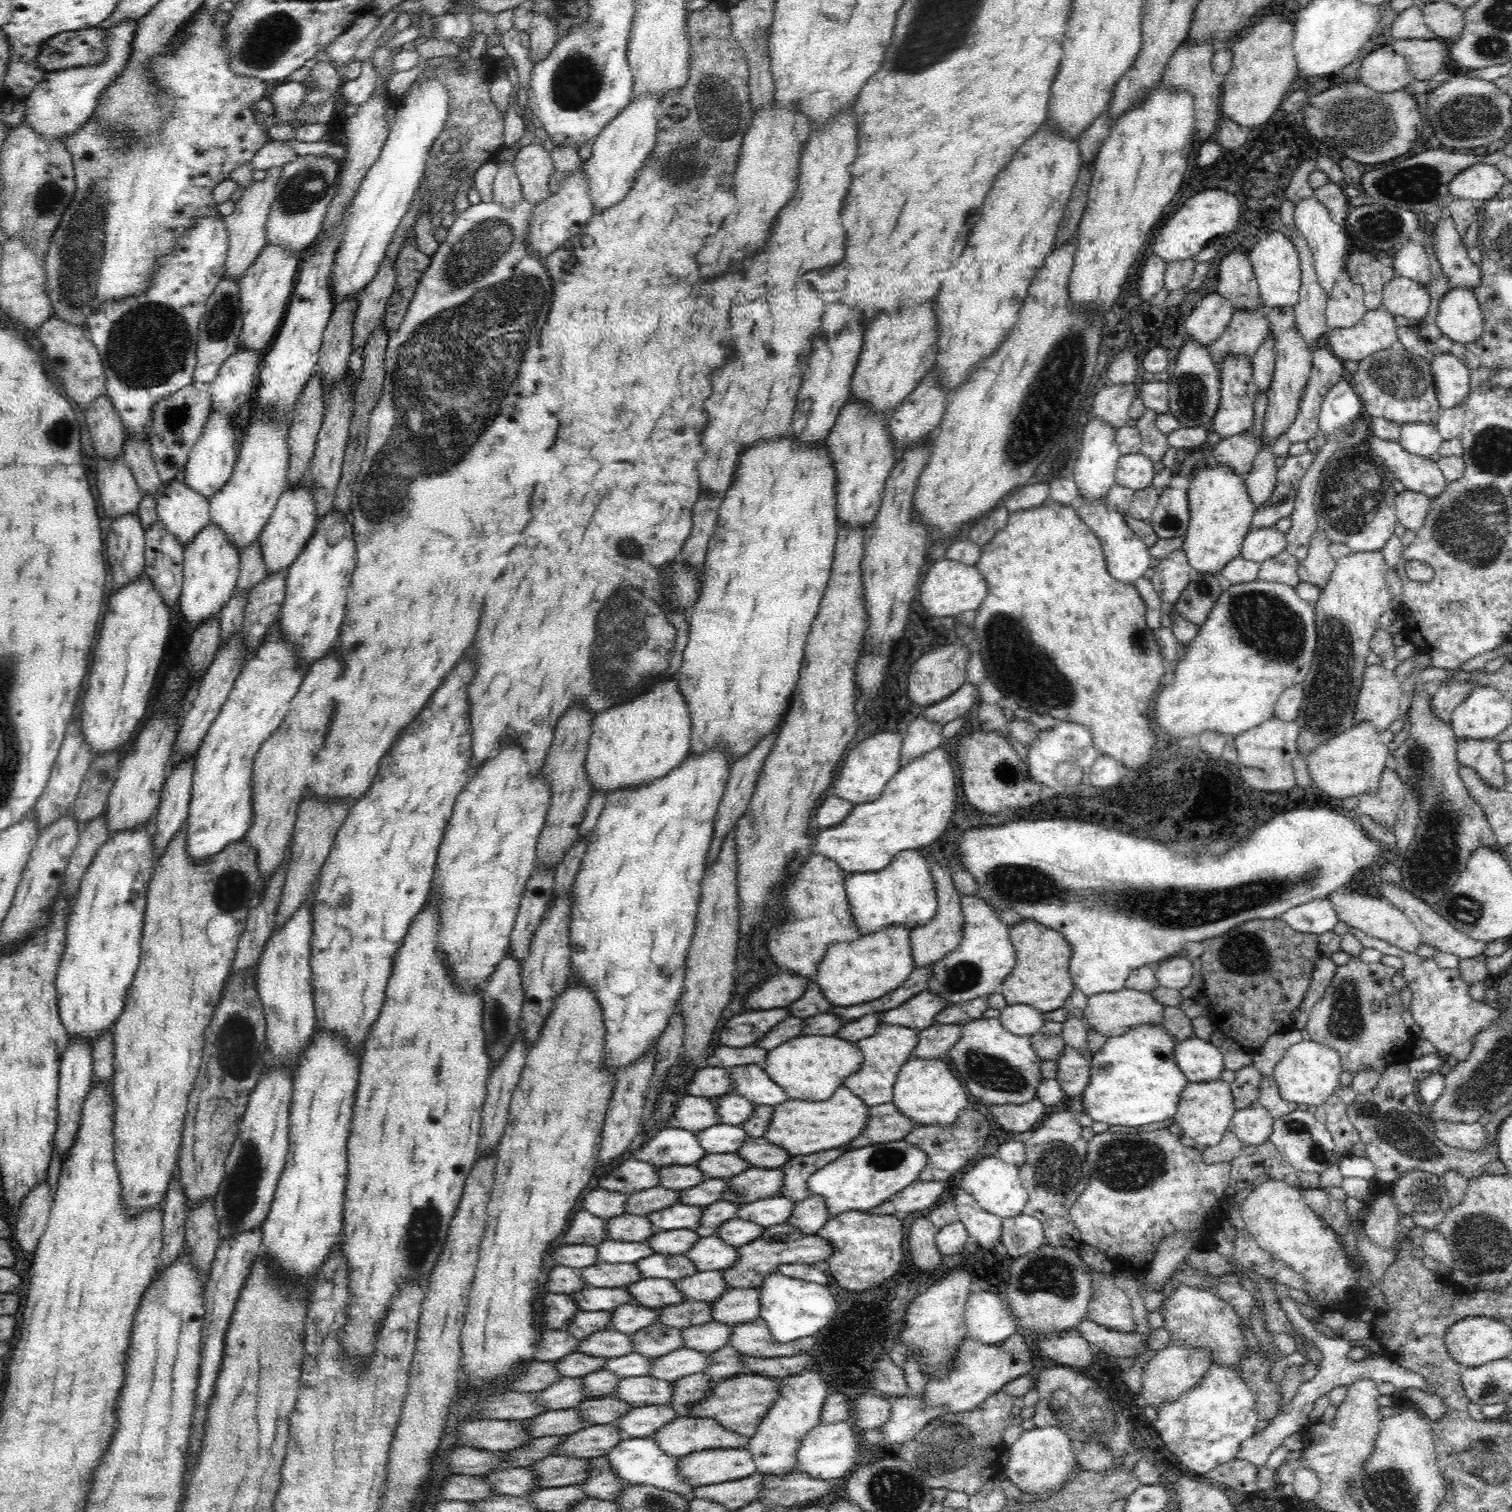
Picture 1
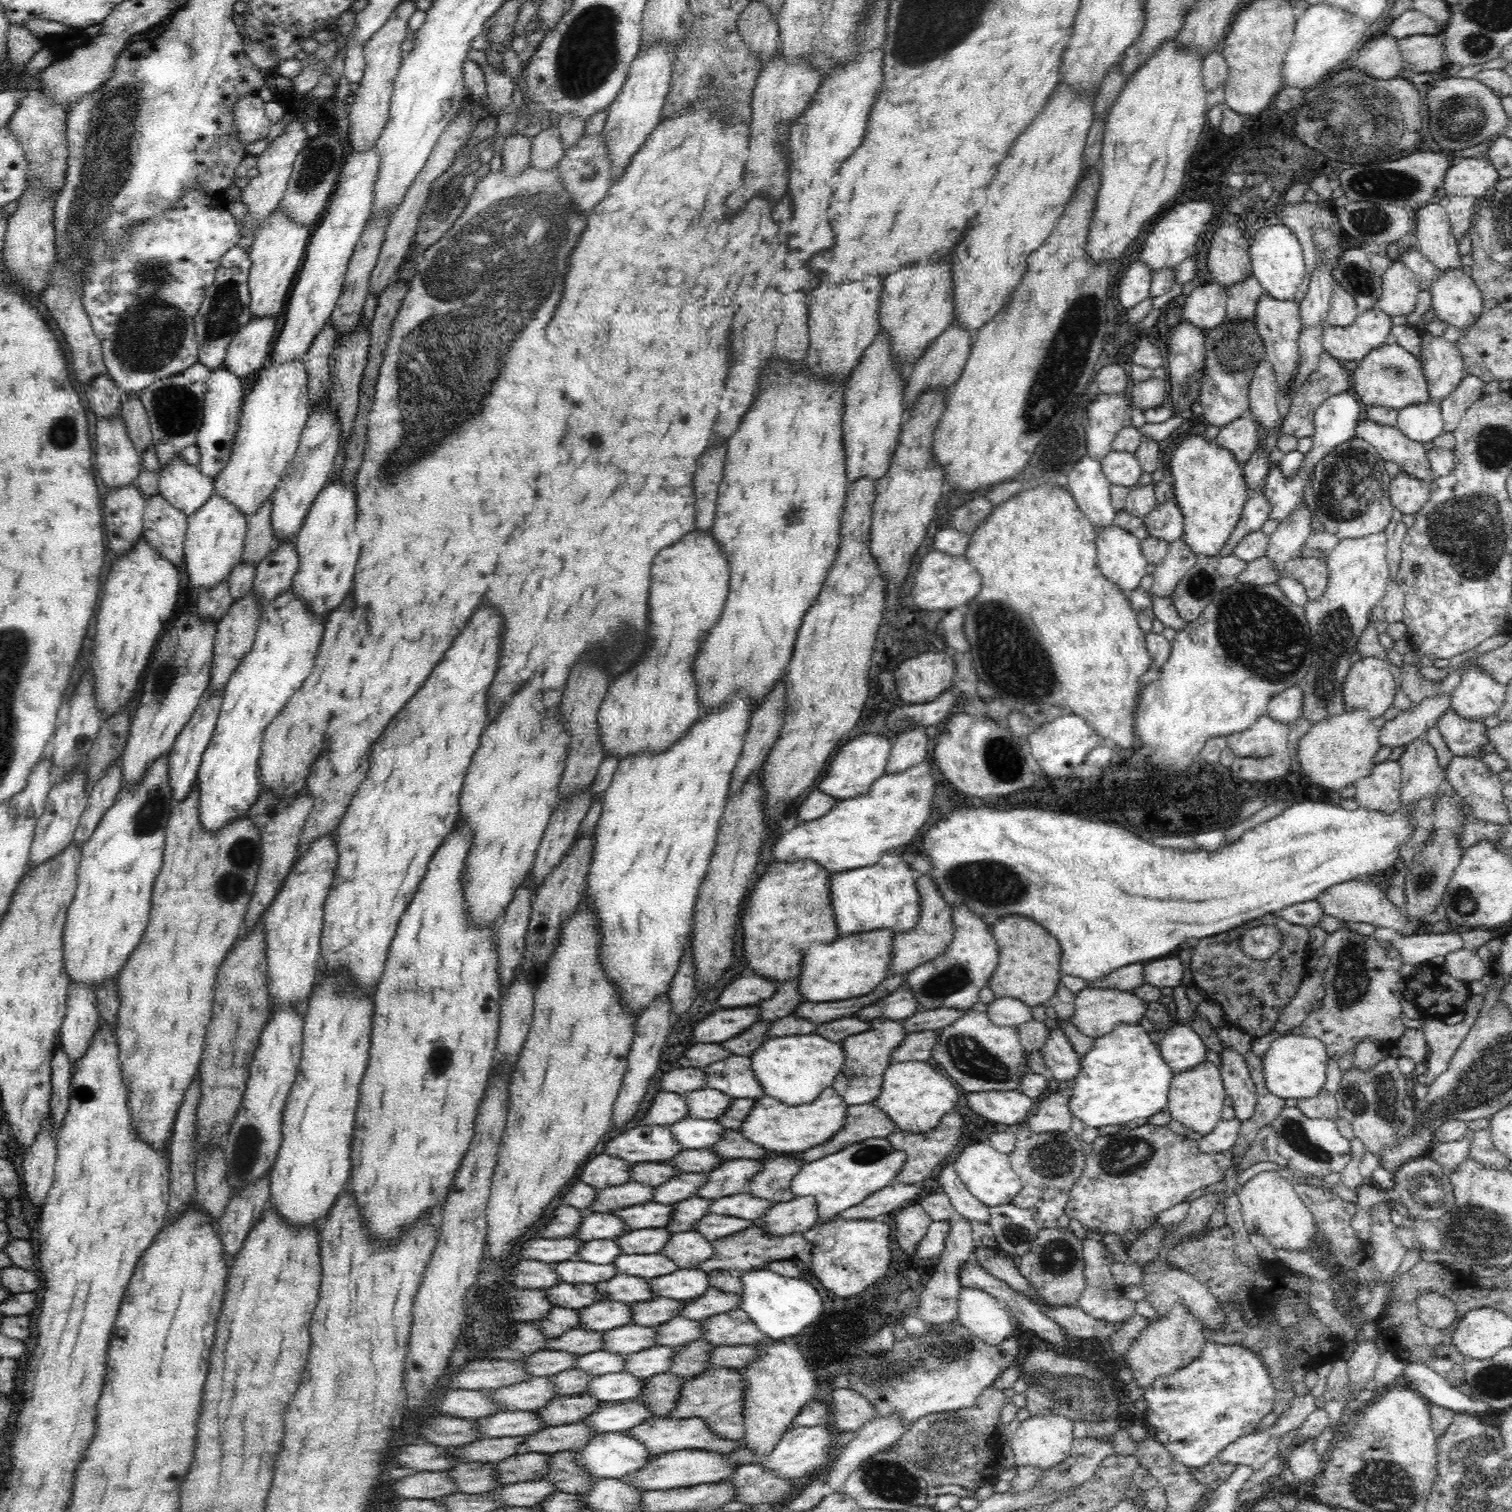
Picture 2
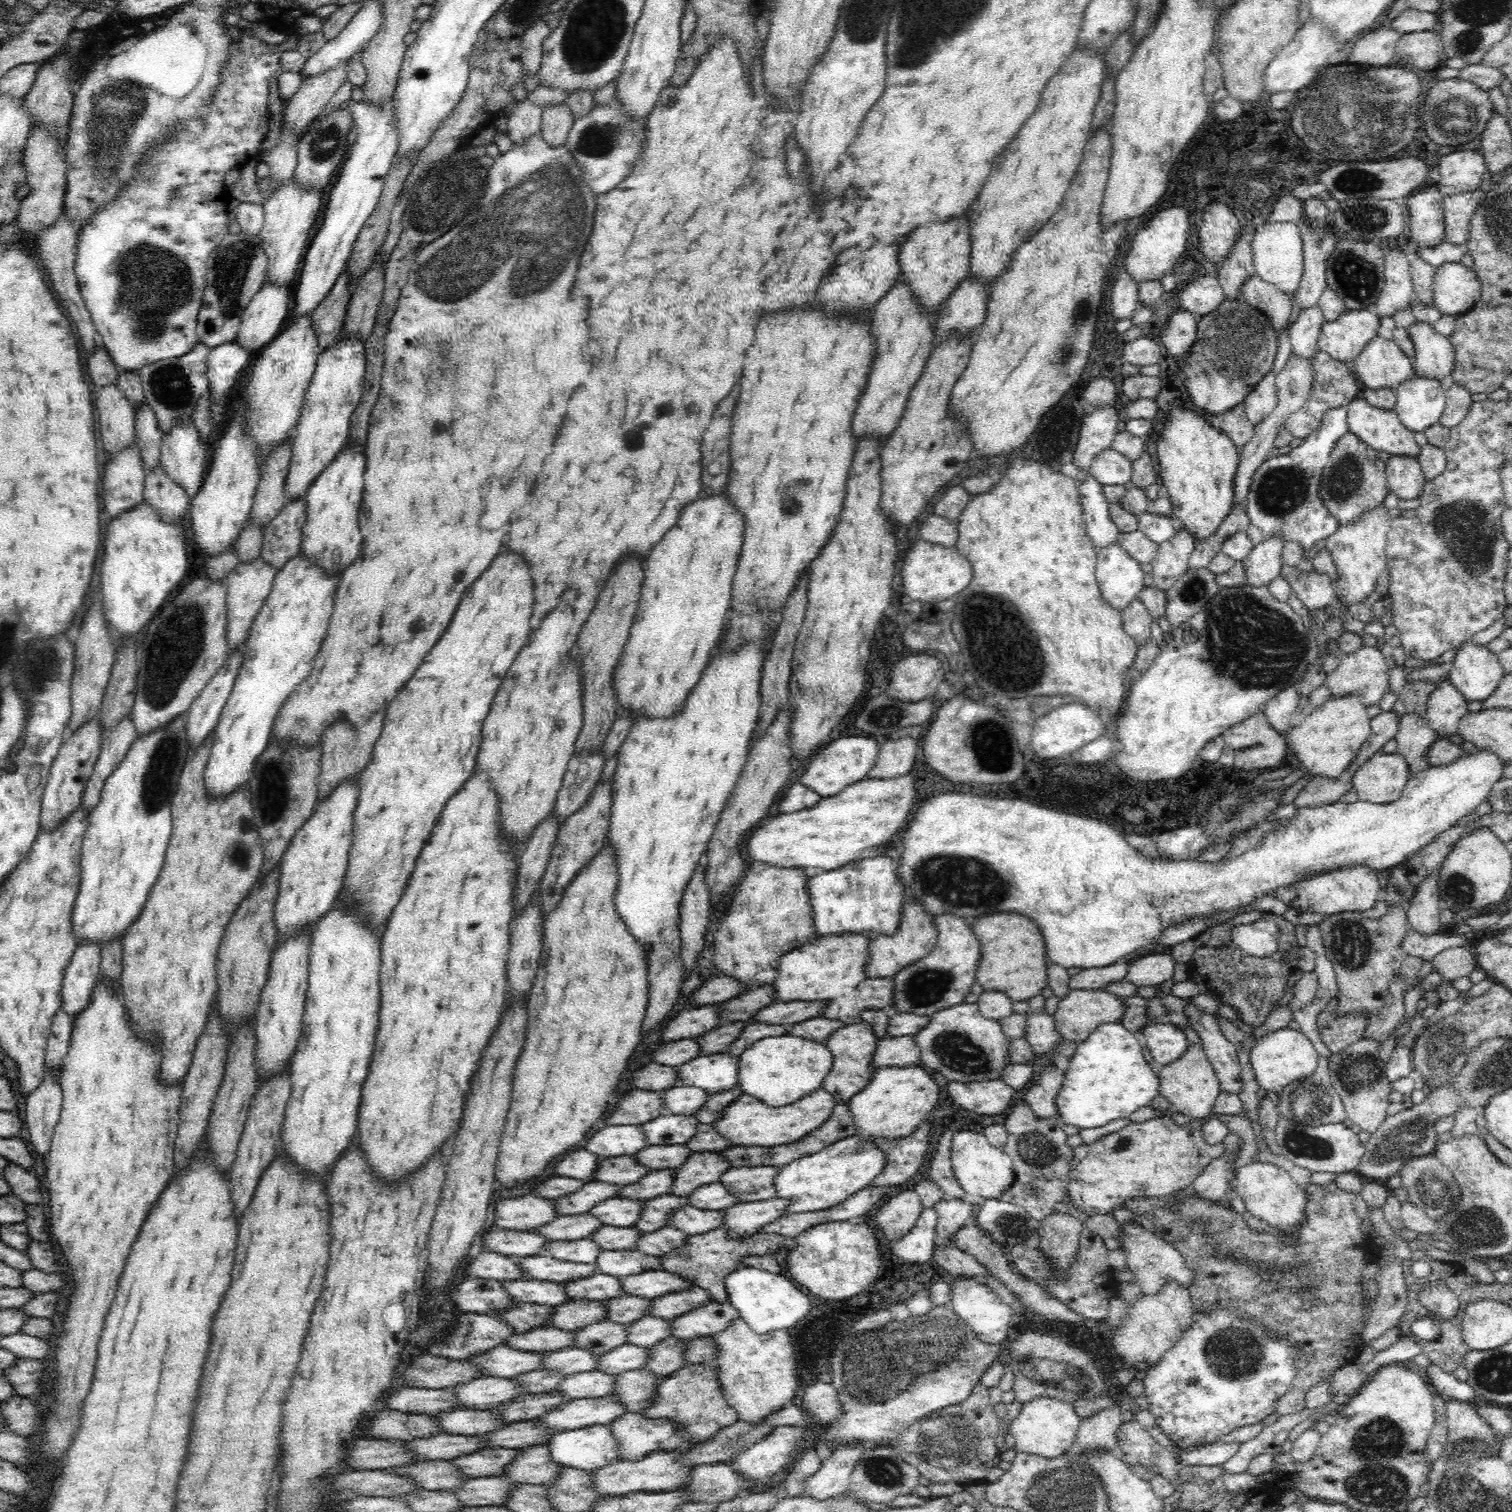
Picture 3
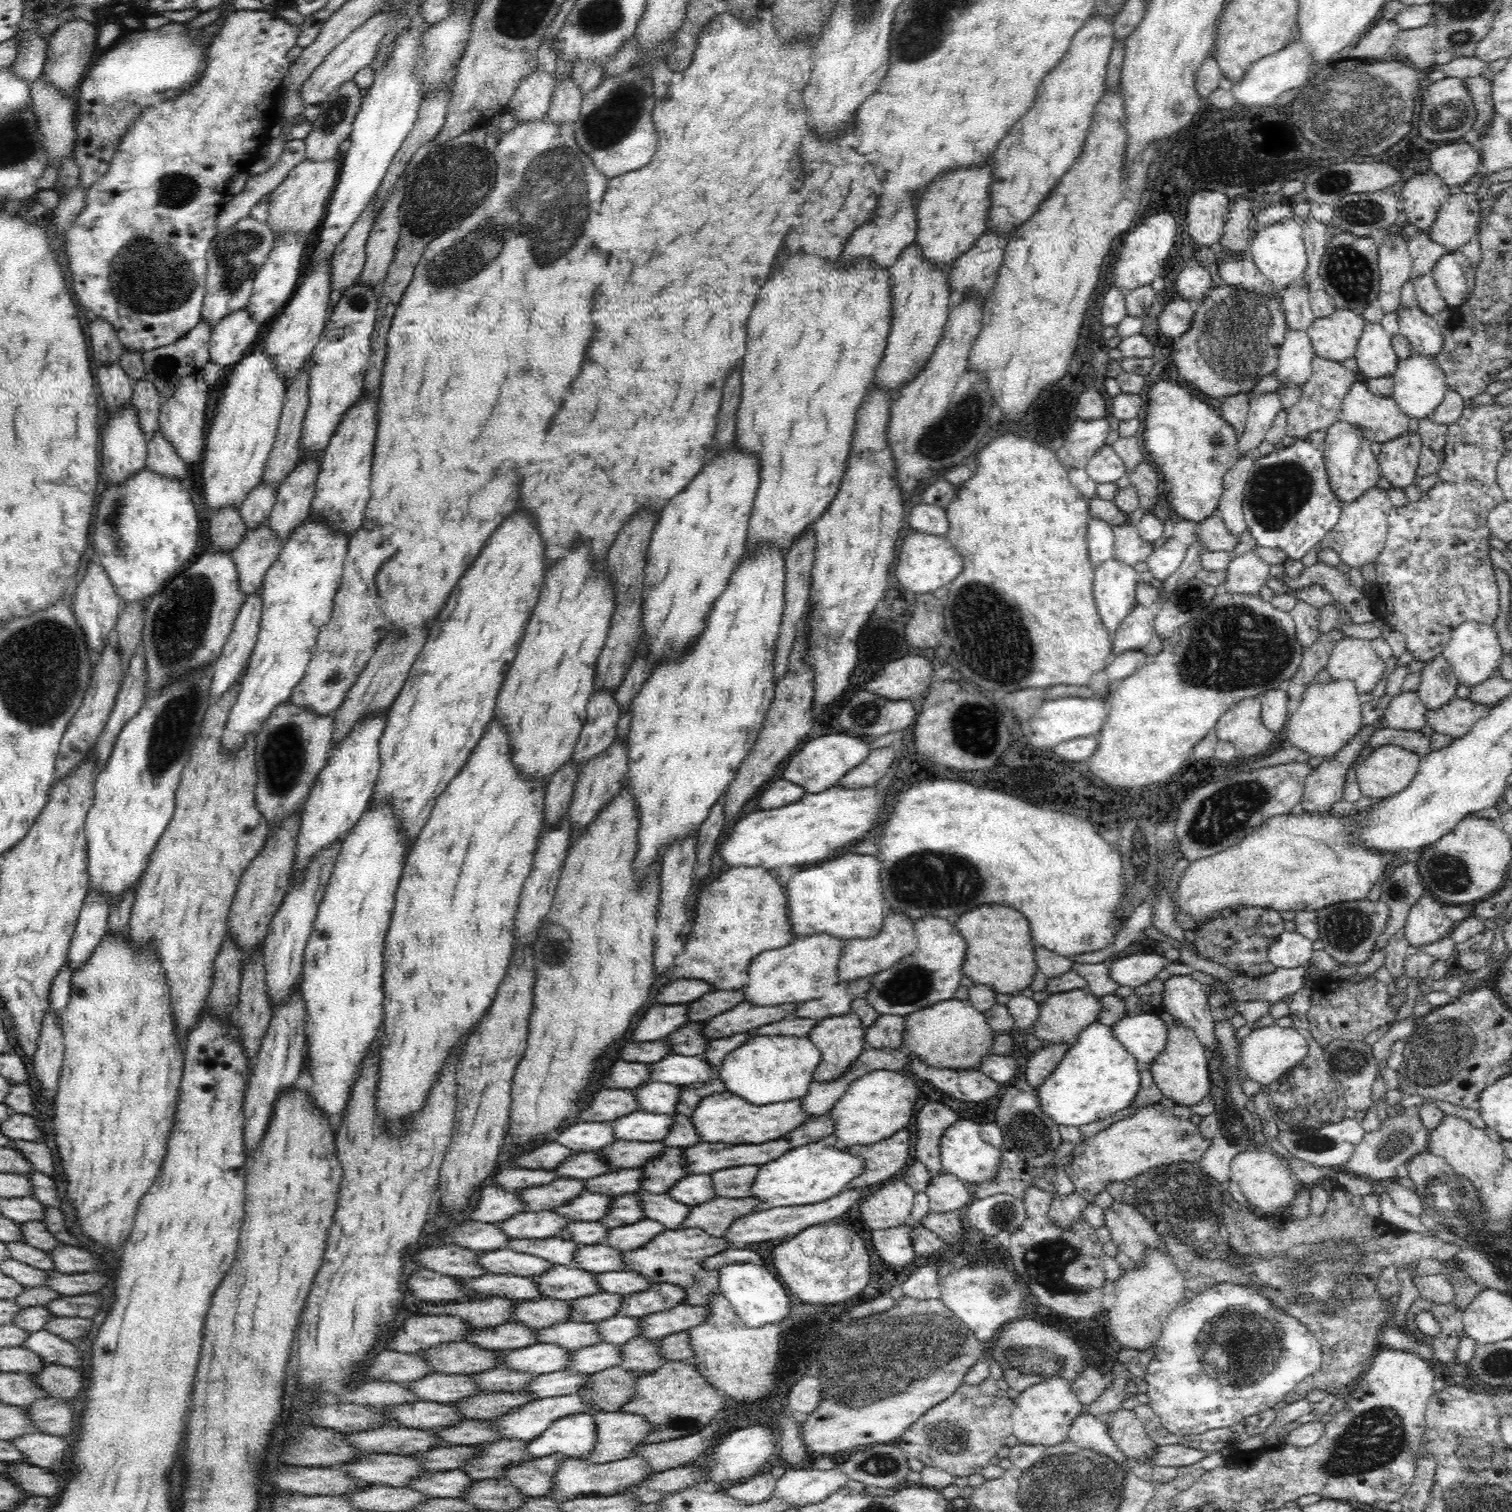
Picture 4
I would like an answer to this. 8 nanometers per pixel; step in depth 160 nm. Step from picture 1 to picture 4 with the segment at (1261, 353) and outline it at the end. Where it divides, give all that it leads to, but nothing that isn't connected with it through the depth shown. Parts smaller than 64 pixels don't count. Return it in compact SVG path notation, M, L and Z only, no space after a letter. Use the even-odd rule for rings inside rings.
M1275 392L1251 394L1245 429L1237 442L1241 457L1246 456L1246 452L1257 450L1281 410L1281 397Z

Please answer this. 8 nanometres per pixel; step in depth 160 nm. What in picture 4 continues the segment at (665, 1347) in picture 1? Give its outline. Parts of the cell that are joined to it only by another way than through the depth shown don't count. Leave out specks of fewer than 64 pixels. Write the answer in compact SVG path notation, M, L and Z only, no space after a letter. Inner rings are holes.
M571 1321L536 1330L536 1337L542 1343L556 1344L570 1352L602 1342L602 1337L596 1333L596 1324Z

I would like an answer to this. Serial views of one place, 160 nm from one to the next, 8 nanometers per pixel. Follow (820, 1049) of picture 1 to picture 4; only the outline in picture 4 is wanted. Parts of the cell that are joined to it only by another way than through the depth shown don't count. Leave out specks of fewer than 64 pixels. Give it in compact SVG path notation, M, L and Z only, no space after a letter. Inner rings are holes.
M755 1036L751 1039L748 1039L748 1042L745 1042L742 1046L736 1048L736 1050L732 1050L724 1056L724 1060L722 1060L719 1065L719 1079L725 1084L725 1090L732 1092L732 1094L737 1094L744 1101L750 1102L755 1106L767 1106L770 1104L780 1103L784 1101L797 1100L802 1099L805 1094L808 1092L809 1086L813 1081L813 1074L817 1069L817 1066L821 1062L821 1054L818 1048L814 1046L814 1043L811 1041L809 1037L806 1038L798 1038L797 1036Z

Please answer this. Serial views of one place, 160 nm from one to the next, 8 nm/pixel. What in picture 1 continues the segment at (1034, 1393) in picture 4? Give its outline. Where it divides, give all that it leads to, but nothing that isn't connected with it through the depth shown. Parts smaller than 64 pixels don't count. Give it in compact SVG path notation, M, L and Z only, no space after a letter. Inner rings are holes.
M1056 1426L1026 1429L1007 1450L1003 1471L1022 1493L1037 1495L1057 1491L1067 1482L1067 1476L1077 1463L1072 1439Z

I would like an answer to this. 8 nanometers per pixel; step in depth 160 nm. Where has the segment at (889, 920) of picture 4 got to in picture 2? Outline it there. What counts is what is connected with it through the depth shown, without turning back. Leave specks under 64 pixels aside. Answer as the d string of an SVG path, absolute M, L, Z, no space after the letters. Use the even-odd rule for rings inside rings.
M918 874L918 895L920 895L920 914L916 926L908 932L894 933L892 943L892 975L909 974L918 966L931 961L942 954L952 942L954 925L952 922L951 908L936 889L933 878L927 874Z

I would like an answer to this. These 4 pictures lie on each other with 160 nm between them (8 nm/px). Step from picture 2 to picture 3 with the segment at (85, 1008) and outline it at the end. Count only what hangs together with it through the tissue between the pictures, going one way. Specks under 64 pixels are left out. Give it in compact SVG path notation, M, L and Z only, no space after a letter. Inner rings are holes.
M80 941L65 970L62 983L62 1004L73 1018L90 1002L94 985L100 975L101 946L94 941Z

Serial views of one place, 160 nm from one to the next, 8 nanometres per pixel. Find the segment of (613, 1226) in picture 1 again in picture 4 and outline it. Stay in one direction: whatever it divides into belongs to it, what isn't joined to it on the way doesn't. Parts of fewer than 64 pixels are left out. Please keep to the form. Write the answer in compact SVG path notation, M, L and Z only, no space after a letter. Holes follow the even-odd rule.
M553 1210L524 1211L497 1222L496 1226L510 1238L554 1238L570 1221Z

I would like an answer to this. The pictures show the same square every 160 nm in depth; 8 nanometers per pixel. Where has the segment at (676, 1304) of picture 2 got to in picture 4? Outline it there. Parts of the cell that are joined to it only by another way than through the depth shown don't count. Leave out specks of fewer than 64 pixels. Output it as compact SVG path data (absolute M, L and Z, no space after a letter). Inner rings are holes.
M598 1291L598 1294L594 1294L594 1296L576 1298L569 1302L568 1321L595 1324L600 1320L620 1315L620 1306L624 1306L622 1305L624 1297Z

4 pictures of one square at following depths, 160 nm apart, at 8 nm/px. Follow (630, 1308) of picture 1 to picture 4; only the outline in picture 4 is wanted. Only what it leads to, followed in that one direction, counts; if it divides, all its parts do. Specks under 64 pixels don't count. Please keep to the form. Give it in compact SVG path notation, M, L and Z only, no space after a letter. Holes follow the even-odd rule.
M544 1298L540 1300L514 1301L514 1321L534 1330L552 1328L554 1324L562 1324L568 1321L570 1302L568 1300L556 1300Z

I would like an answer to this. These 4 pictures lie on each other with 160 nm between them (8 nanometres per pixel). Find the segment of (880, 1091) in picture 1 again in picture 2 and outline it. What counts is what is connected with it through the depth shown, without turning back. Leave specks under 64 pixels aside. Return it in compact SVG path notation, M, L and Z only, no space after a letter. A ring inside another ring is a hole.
M875 1018L870 1022L871 1028L860 1034L853 1034L841 1042L844 1051L844 1064L836 1075L831 1087L849 1106L870 1103L880 1094L884 1071L891 1062L891 1052L908 1034L900 1021L889 1018Z

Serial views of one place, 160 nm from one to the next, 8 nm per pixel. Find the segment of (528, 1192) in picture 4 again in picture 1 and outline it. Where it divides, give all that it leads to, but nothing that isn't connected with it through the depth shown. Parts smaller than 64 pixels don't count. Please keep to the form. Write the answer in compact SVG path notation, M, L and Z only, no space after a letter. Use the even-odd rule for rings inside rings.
M658 1186L631 1192L624 1203L624 1210L626 1213L645 1216L676 1203L680 1203L679 1191Z

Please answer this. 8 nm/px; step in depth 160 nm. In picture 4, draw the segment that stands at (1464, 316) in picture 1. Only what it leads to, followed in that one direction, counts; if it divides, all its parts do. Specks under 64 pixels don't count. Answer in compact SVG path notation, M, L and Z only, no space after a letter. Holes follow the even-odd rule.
M1458 249L1441 256L1431 276L1448 307L1460 306L1473 291L1475 269Z

